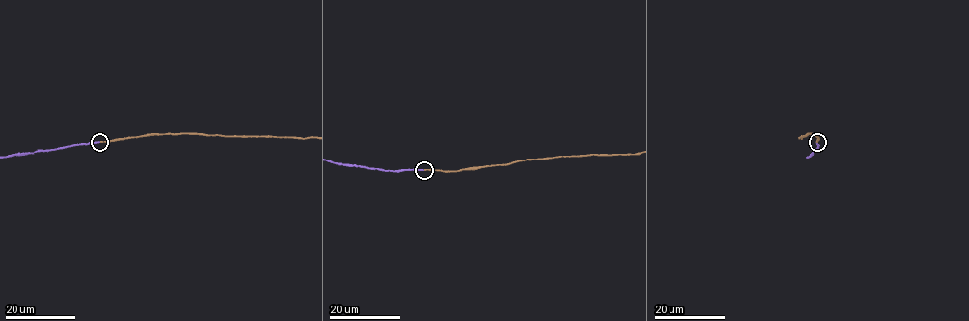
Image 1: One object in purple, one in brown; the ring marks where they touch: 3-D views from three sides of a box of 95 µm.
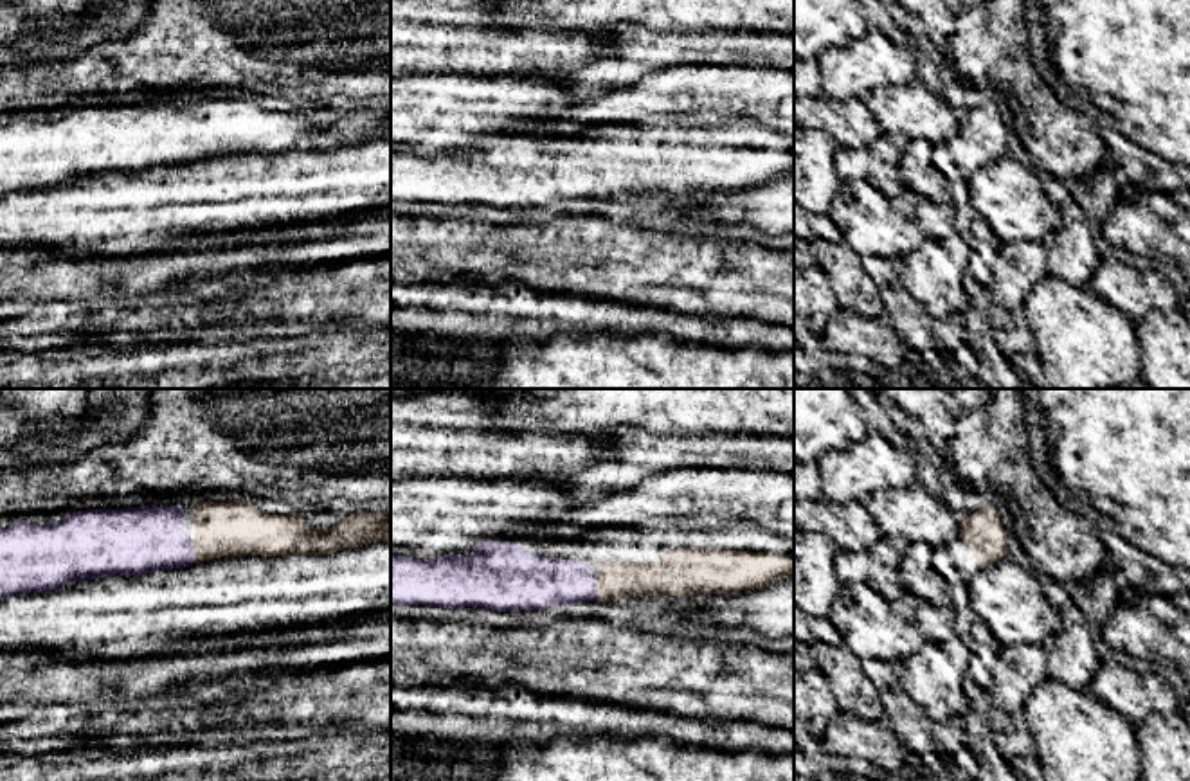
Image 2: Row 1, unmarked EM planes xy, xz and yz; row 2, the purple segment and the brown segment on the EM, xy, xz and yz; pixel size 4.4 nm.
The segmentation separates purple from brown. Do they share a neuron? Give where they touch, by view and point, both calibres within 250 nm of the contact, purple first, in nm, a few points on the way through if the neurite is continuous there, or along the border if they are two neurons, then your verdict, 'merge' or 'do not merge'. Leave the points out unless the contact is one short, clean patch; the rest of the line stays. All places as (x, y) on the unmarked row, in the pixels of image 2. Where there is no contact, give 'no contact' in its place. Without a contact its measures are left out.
xy (193, 150) | 300/260 nm | across xy (139, 137), (193, 150), (222, 126), (234, 125) | merge

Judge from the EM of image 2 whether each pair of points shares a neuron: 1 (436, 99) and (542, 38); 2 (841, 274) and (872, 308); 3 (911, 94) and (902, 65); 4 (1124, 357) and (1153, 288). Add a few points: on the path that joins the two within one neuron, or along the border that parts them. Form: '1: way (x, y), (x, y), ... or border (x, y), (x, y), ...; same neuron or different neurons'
1: border (458, 74), (414, 76); different neurons
2: way (850, 283), (863, 299); same neuron
3: border (915, 76), (901, 83), (875, 85), (868, 94); different neurons
4: border (1099, 297), (1135, 323); different neurons

